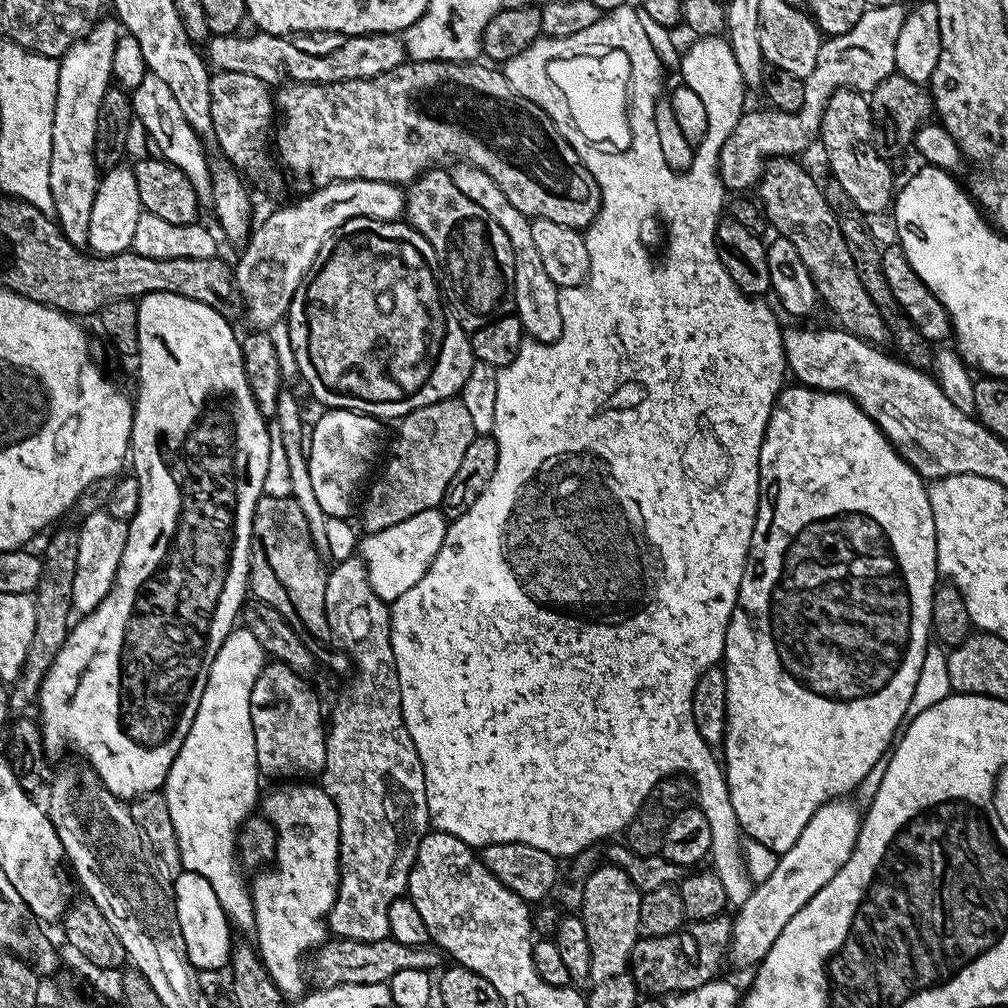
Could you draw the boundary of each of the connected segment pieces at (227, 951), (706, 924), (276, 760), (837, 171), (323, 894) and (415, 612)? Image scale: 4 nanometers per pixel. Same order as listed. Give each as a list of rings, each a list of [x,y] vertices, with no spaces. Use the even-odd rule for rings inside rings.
[[[181,871],[175,877],[176,913],[178,926],[182,926],[182,938],[186,942],[186,954],[193,969],[201,973],[212,972],[229,963],[234,947],[233,929],[230,919],[222,910],[222,902],[218,902],[218,894],[214,894],[214,886],[193,872]]]
[[[727,915],[715,916],[713,919],[689,921],[687,926],[674,934],[642,936],[636,941],[630,958],[632,977],[637,989],[650,996],[669,996],[678,992],[697,989],[698,986],[708,984],[719,975],[718,970],[723,960],[727,959],[731,943],[732,920]]]
[[[279,662],[265,663],[254,682],[250,722],[254,726],[256,765],[265,777],[312,778],[324,770],[326,720],[320,717],[320,700],[308,682],[290,666]]]
[[[840,88],[826,102],[826,110],[822,114],[820,123],[820,135],[818,144],[824,147],[824,156],[828,159],[828,164],[832,167],[831,175],[840,183],[842,190],[850,194],[850,199],[858,210],[865,214],[871,212],[884,212],[893,207],[894,204],[894,184],[892,188],[892,168],[885,157],[874,151],[872,139],[872,111],[868,105],[869,97],[862,92],[854,92],[848,88]]]
[[[292,782],[289,784],[292,784],[289,788],[276,788],[268,797],[266,797],[267,795],[263,797],[263,815],[272,823],[272,827],[276,829],[276,850],[274,853],[274,865],[276,864],[276,868],[270,869],[269,872],[258,873],[256,881],[251,881],[250,891],[252,893],[252,905],[256,911],[254,940],[257,940],[255,940],[255,943],[258,945],[260,957],[264,959],[266,970],[271,974],[272,980],[278,986],[278,990],[283,992],[285,997],[292,998],[294,996],[293,998],[300,998],[306,992],[306,986],[304,986],[304,955],[308,951],[311,953],[313,950],[319,949],[320,945],[324,943],[326,939],[326,917],[334,906],[336,890],[340,887],[340,819],[338,818],[338,810],[334,806],[334,802],[324,793],[323,787],[317,786],[315,783],[312,785],[312,782]]]
[[[635,7],[624,8],[621,12],[614,13],[609,20],[608,17],[601,19],[599,24],[589,26],[588,29],[581,30],[579,34],[570,34],[566,38],[544,36],[543,38],[534,41],[534,43],[526,50],[522,50],[522,54],[514,54],[514,58],[503,61],[502,71],[504,77],[510,82],[511,88],[514,89],[516,93],[522,95],[522,98],[534,102],[535,105],[538,105],[538,107],[543,109],[548,105],[548,75],[544,72],[544,65],[547,64],[548,60],[552,60],[552,56],[560,56],[562,50],[567,50],[570,46],[595,44],[597,42],[606,42],[613,46],[620,44],[623,48],[628,48],[628,56],[632,56],[632,95],[634,101],[634,119],[632,119],[632,128],[636,128],[636,152],[632,152],[632,156],[616,156],[616,158],[590,158],[590,156],[583,156],[581,159],[586,168],[590,170],[590,174],[594,175],[595,181],[598,182],[600,210],[596,215],[596,218],[591,221],[583,233],[583,238],[586,242],[586,252],[590,257],[590,270],[588,271],[587,281],[578,286],[574,286],[573,288],[560,289],[560,307],[564,309],[564,313],[562,314],[562,334],[555,342],[553,342],[553,344],[543,344],[542,342],[538,342],[531,338],[525,339],[518,350],[518,354],[514,358],[514,362],[510,362],[504,368],[499,369],[499,371],[494,366],[490,366],[481,360],[476,360],[475,363],[473,363],[472,369],[470,370],[470,378],[466,378],[466,382],[462,389],[462,399],[466,406],[466,411],[470,413],[470,422],[474,422],[474,430],[476,433],[490,433],[492,437],[496,439],[496,445],[498,446],[498,466],[494,466],[494,474],[490,478],[490,482],[486,482],[486,490],[482,490],[482,494],[478,494],[478,502],[474,502],[474,506],[470,506],[470,510],[466,510],[466,514],[455,517],[455,519],[449,523],[448,529],[446,530],[446,538],[442,542],[442,550],[438,550],[438,554],[434,558],[434,562],[426,570],[426,574],[422,574],[422,578],[418,582],[414,582],[414,586],[410,586],[410,590],[406,590],[406,594],[402,594],[397,600],[391,601],[390,611],[392,614],[392,629],[390,630],[390,642],[392,643],[392,649],[394,650],[394,662],[396,663],[396,669],[398,670],[398,682],[400,683],[400,693],[402,694],[402,718],[406,722],[406,730],[410,730],[410,738],[416,740],[414,742],[414,750],[418,750],[418,758],[422,762],[422,770],[424,771],[424,777],[426,778],[426,806],[428,807],[428,819],[431,827],[435,829],[435,831],[454,834],[459,840],[466,842],[473,850],[482,850],[488,844],[497,844],[498,842],[522,842],[526,846],[534,846],[538,850],[546,850],[546,854],[550,854],[557,858],[563,858],[563,856],[565,856],[565,858],[571,858],[583,848],[591,848],[597,842],[600,842],[596,840],[605,839],[604,841],[607,841],[609,838],[612,838],[607,838],[607,836],[612,836],[615,832],[623,833],[625,829],[627,829],[629,822],[636,819],[645,800],[649,799],[650,793],[653,791],[651,788],[654,787],[659,780],[664,780],[667,776],[674,775],[675,772],[684,772],[680,774],[691,779],[694,785],[694,796],[698,801],[698,807],[706,814],[706,818],[710,818],[710,834],[712,835],[710,860],[713,860],[713,862],[716,863],[713,865],[718,874],[718,878],[722,878],[722,886],[726,889],[726,898],[728,899],[729,905],[739,906],[746,902],[746,898],[750,898],[754,883],[748,873],[747,866],[744,863],[742,853],[742,833],[740,831],[738,818],[734,814],[734,806],[730,802],[728,779],[724,776],[724,769],[721,761],[718,759],[717,753],[716,756],[712,753],[715,752],[713,745],[707,744],[702,738],[702,734],[698,734],[698,726],[694,726],[692,698],[694,686],[700,675],[703,674],[706,669],[721,663],[724,654],[724,643],[726,642],[726,630],[728,629],[728,623],[730,622],[732,611],[736,605],[738,590],[742,586],[742,574],[744,573],[744,567],[748,561],[750,538],[754,534],[754,522],[756,521],[756,515],[758,514],[760,494],[762,491],[760,487],[760,447],[764,441],[764,431],[768,425],[768,419],[770,418],[773,408],[776,407],[776,397],[780,395],[786,384],[786,381],[784,381],[784,376],[786,377],[786,365],[784,363],[784,333],[782,331],[782,324],[779,324],[779,322],[776,321],[776,316],[772,313],[771,306],[763,304],[765,302],[763,299],[745,296],[743,290],[732,281],[730,274],[726,274],[726,270],[720,261],[720,251],[716,249],[716,223],[720,221],[722,213],[726,208],[726,189],[724,184],[720,181],[716,171],[718,158],[720,157],[720,147],[722,146],[722,142],[726,142],[726,138],[730,138],[730,130],[734,130],[734,126],[738,126],[738,118],[744,115],[746,111],[746,105],[744,105],[746,85],[742,78],[742,70],[738,70],[738,62],[734,62],[734,50],[728,45],[728,41],[723,35],[701,36],[691,41],[693,44],[689,46],[688,53],[687,50],[683,53],[682,63],[678,69],[679,75],[684,75],[683,83],[690,90],[694,90],[694,94],[698,94],[698,98],[702,98],[702,102],[706,105],[708,125],[706,126],[706,138],[701,144],[695,145],[691,166],[688,167],[685,172],[675,172],[673,168],[666,166],[666,158],[662,158],[662,149],[658,142],[658,130],[654,127],[654,110],[656,109],[656,102],[661,99],[662,96],[662,92],[660,92],[659,76],[659,73],[661,74],[662,72],[662,67],[659,58],[657,58],[655,54],[654,48],[650,46],[650,41],[646,38],[645,31],[642,30],[641,23],[638,22],[636,11],[637,9]],[[655,215],[661,216],[661,218],[664,219],[665,226],[668,227],[668,249],[664,252],[664,261],[662,261],[661,264],[655,264],[655,262],[648,257],[647,250],[644,249],[644,230],[647,222]]]

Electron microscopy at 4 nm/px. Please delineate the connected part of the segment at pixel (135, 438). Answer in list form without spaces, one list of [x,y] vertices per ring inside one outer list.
[[[155,292],[149,296],[141,296],[138,300],[138,361],[140,360],[140,369],[137,370],[136,376],[140,381],[136,384],[136,396],[134,395],[134,407],[132,410],[132,442],[130,445],[130,468],[137,477],[143,478],[148,476],[148,489],[145,487],[140,493],[140,502],[136,506],[134,518],[127,521],[128,537],[126,538],[126,546],[122,550],[122,562],[118,566],[118,574],[114,578],[114,586],[110,590],[110,594],[106,594],[106,598],[102,598],[102,602],[93,612],[81,615],[80,621],[71,625],[66,642],[62,646],[62,650],[58,652],[58,658],[54,658],[54,662],[50,666],[50,670],[46,674],[46,678],[40,687],[38,697],[38,709],[40,708],[40,716],[38,715],[38,723],[44,733],[44,751],[49,757],[55,758],[63,748],[72,747],[74,751],[81,752],[83,759],[91,768],[93,768],[102,783],[107,786],[115,796],[120,797],[125,802],[131,802],[137,796],[145,796],[148,792],[154,792],[163,789],[164,780],[168,776],[170,766],[174,762],[174,758],[178,754],[178,750],[182,746],[182,742],[186,738],[186,734],[190,734],[190,726],[194,722],[194,714],[198,710],[198,706],[202,702],[202,690],[206,690],[206,682],[210,674],[210,666],[214,662],[214,658],[218,654],[218,650],[222,646],[222,642],[226,642],[226,638],[232,633],[234,625],[237,623],[238,617],[241,615],[242,609],[246,603],[246,597],[250,592],[250,577],[252,574],[252,527],[254,526],[254,518],[256,517],[256,507],[260,501],[260,497],[264,495],[264,483],[266,482],[266,466],[270,463],[270,434],[268,433],[268,424],[266,417],[260,413],[258,406],[254,402],[254,394],[250,394],[250,382],[246,382],[246,370],[242,366],[242,350],[240,349],[240,340],[236,332],[232,329],[233,325],[222,314],[218,314],[210,306],[206,306],[202,302],[194,302],[190,298],[182,298],[178,294],[166,294],[165,292]]]

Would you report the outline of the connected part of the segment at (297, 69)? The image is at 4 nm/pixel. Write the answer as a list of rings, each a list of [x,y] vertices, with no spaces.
[[[257,31],[256,36],[233,34],[231,36],[212,36],[207,41],[206,60],[216,72],[237,72],[254,74],[269,86],[280,86],[289,80],[298,84],[333,84],[351,80],[369,80],[392,72],[405,63],[403,39],[391,32],[367,32],[364,36],[345,36],[332,48],[319,56],[307,52],[295,44],[288,36],[275,36],[269,32]]]

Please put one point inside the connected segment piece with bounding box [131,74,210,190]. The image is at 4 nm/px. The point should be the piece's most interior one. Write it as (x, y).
(152, 103)

